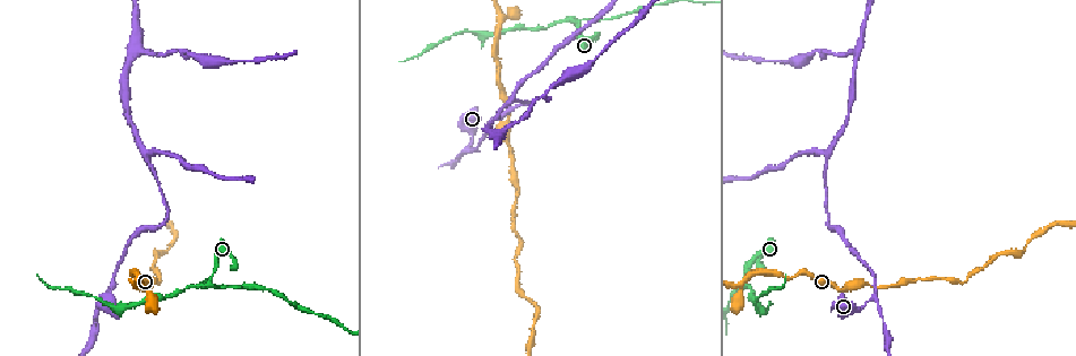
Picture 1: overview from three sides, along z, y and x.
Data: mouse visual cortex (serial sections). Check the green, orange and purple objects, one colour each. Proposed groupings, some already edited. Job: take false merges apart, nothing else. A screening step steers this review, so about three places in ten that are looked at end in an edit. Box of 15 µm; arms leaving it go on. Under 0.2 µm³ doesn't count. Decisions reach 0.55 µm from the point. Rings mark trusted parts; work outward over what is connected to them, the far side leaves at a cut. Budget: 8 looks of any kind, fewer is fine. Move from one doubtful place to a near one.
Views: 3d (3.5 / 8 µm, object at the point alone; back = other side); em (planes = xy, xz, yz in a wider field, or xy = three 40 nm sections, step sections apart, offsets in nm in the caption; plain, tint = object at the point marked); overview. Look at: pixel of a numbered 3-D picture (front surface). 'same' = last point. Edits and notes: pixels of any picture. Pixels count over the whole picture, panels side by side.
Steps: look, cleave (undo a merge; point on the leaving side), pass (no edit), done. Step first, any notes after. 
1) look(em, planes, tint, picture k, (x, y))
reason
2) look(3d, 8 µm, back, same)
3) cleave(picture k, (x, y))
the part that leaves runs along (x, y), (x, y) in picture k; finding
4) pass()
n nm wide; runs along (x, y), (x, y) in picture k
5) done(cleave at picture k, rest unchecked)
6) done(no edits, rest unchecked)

look(3d, 3.5 µm, picture 1, (207, 283))
sharp bend

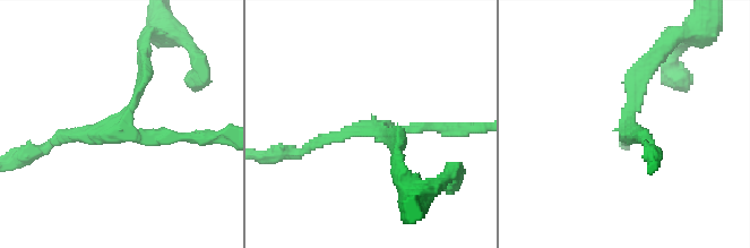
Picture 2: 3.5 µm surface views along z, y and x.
look(em, xy, step 5, tint, picture 2, (374, 127))
now the EM

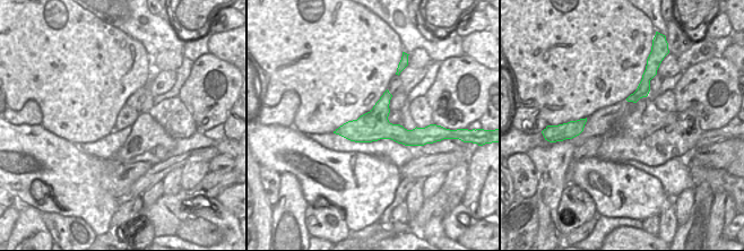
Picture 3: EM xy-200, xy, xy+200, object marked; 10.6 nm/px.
pass()
runs along (338, 131), (422, 131) in picture 3; one cell here

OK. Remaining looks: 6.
look(3d, 3.5 µm, picture 1, (467, 148))
calibre changes

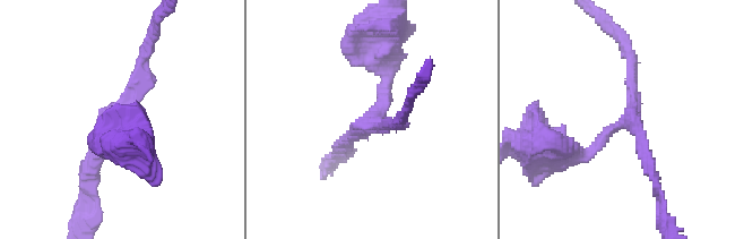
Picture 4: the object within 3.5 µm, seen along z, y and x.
look(em, xy, step 5, tint, picture 4, (376, 119))
3 arms; arms of 150, 200, 200 nm

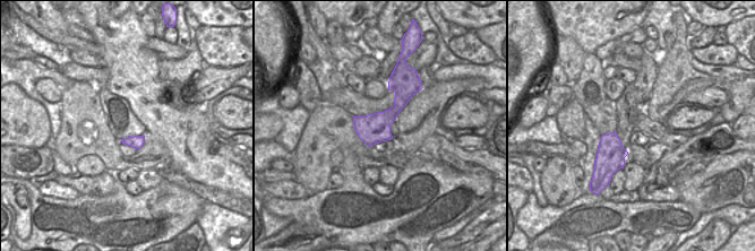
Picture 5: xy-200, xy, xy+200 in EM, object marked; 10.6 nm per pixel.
pass()
runs along (561, 154), (587, 154), (631, 116), (631, 53) in picture 4; all the same cell

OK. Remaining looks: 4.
look(3d, 3.5 µm, picture 1, (510, 103))
three arms meet

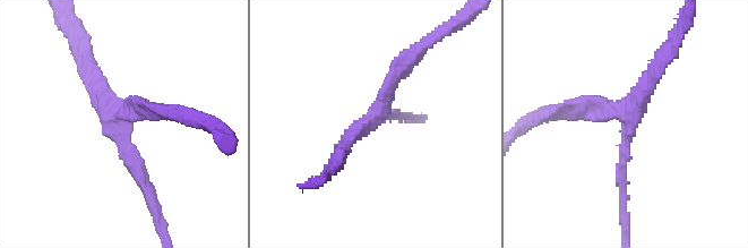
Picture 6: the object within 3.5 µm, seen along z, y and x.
look(em, planes, tint, picture 6, (630, 118))
3 arms; arms of 150, 200, 200 nm; need the tissue

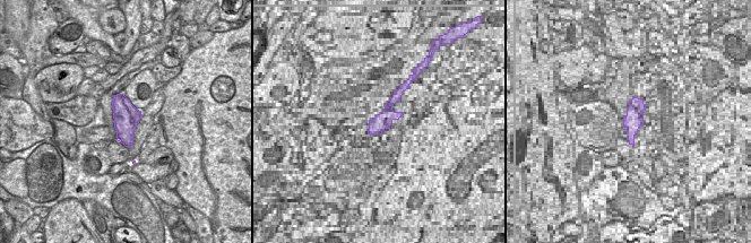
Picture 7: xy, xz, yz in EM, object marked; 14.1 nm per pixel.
look(em, xy, step 3, tint, same)

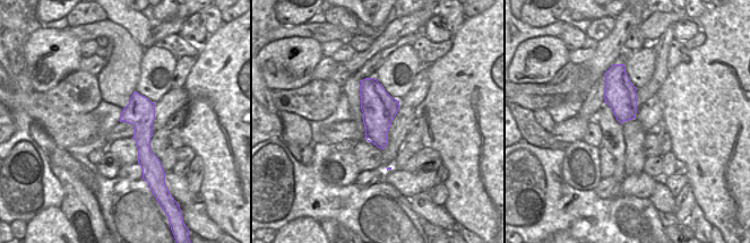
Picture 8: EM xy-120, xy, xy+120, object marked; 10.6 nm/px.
pass()
runs along (146, 185), (84, 57) in picture 6; continuous, no second cell

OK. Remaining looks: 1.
done(no edits, rest unchecked)

